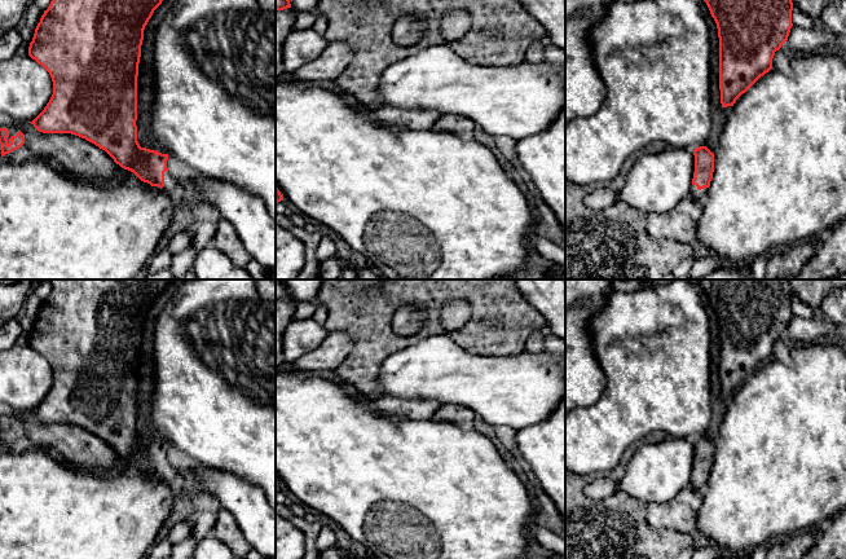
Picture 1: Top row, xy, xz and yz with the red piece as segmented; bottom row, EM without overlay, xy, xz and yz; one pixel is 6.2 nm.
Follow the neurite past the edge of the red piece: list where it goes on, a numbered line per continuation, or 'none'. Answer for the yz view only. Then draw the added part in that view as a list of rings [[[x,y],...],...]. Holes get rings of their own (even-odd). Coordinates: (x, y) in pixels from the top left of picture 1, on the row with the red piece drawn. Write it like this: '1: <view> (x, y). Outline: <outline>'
1: yz (699, 196). Outline: [[[692,185],[689,194],[695,201],[704,203],[708,195],[708,188],[699,190],[696,185]]]

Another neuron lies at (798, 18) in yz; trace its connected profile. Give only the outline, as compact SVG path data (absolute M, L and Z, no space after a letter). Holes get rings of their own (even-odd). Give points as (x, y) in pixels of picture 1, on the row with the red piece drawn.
M793 8L793 10L792 10L792 23L793 23L793 26L798 26L798 27L803 27L803 28L814 27L814 19L808 14L801 12L797 8Z

